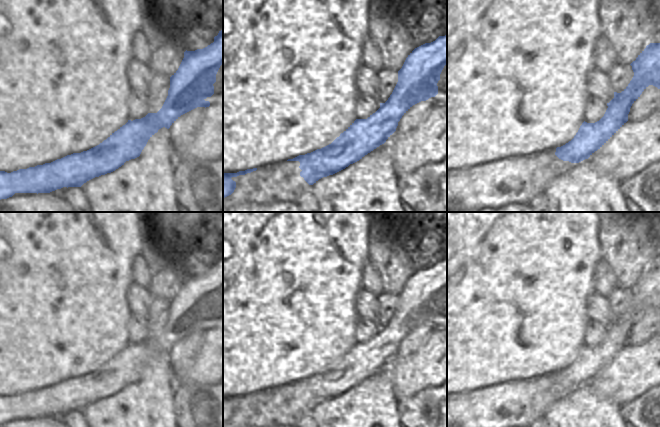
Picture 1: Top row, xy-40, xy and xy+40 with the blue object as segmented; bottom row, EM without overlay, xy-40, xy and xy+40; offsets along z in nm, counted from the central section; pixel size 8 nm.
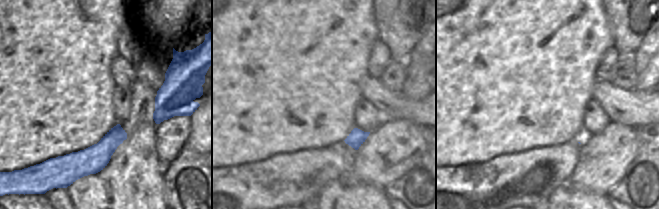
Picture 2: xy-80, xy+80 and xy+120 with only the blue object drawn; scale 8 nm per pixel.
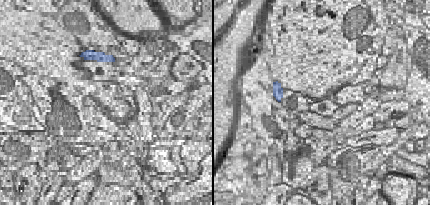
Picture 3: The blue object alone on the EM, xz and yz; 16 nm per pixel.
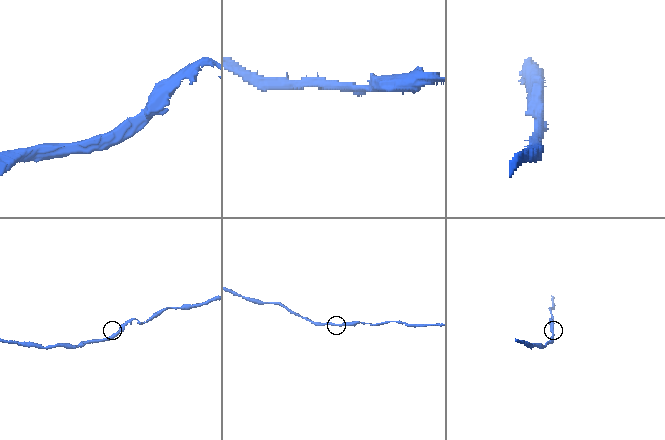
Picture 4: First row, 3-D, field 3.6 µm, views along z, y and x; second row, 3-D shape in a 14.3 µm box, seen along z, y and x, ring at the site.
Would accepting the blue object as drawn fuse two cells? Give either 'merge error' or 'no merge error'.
no merge error

